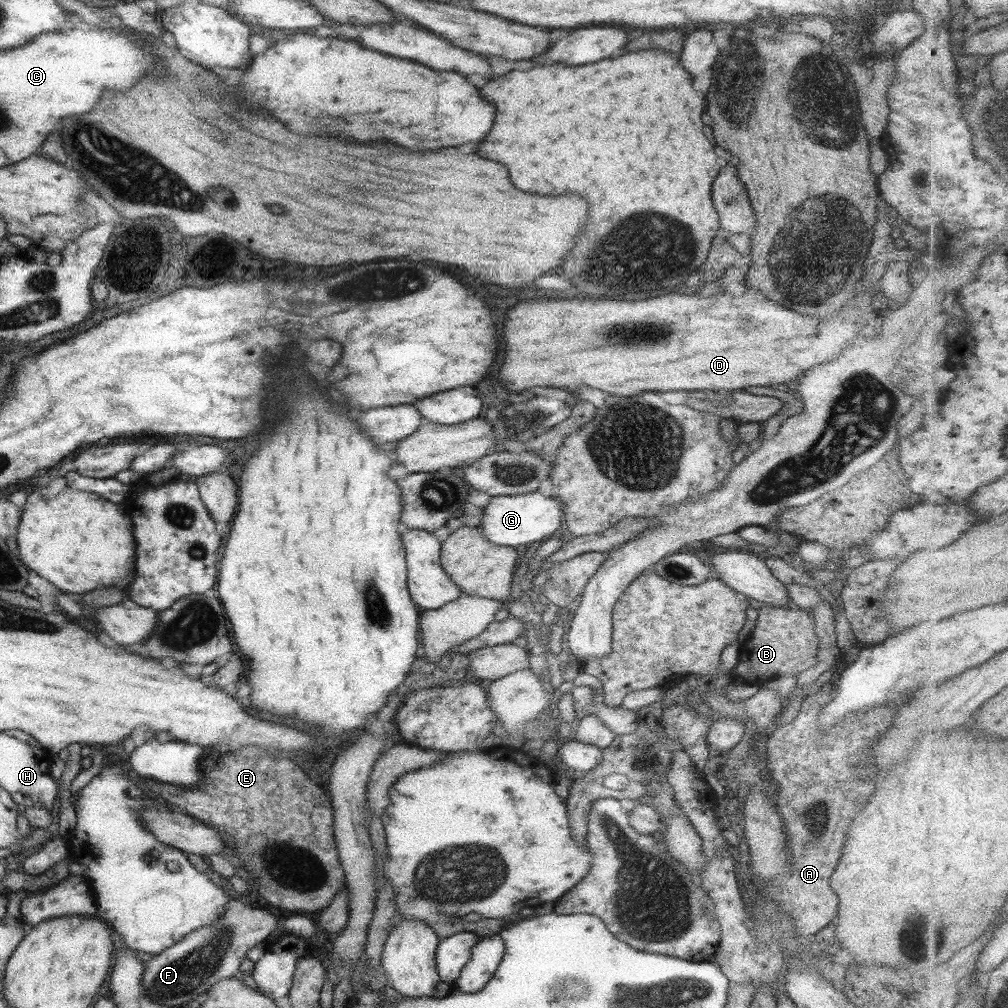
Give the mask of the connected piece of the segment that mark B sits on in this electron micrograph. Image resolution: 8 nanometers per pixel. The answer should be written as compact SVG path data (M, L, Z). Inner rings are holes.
M756 605L757 623L749 638L740 644L738 661L736 666L728 670L728 676L739 682L761 686L782 674L797 676L817 662L818 638L807 613L794 607L783 609L771 605Z

